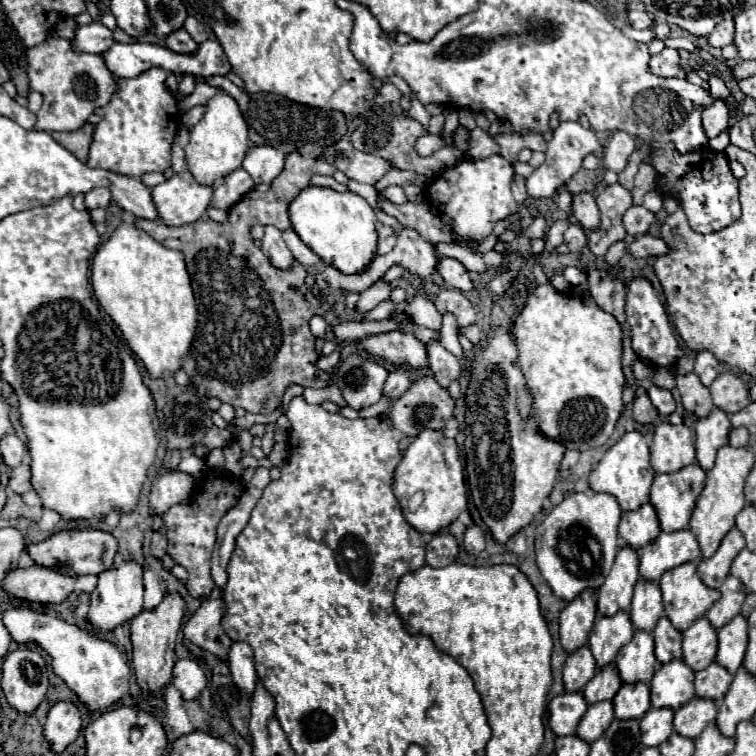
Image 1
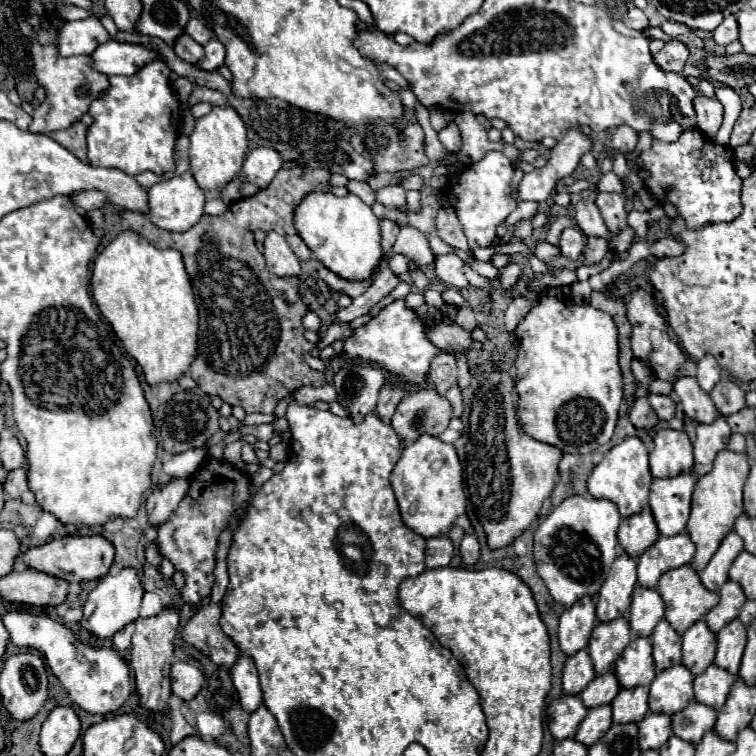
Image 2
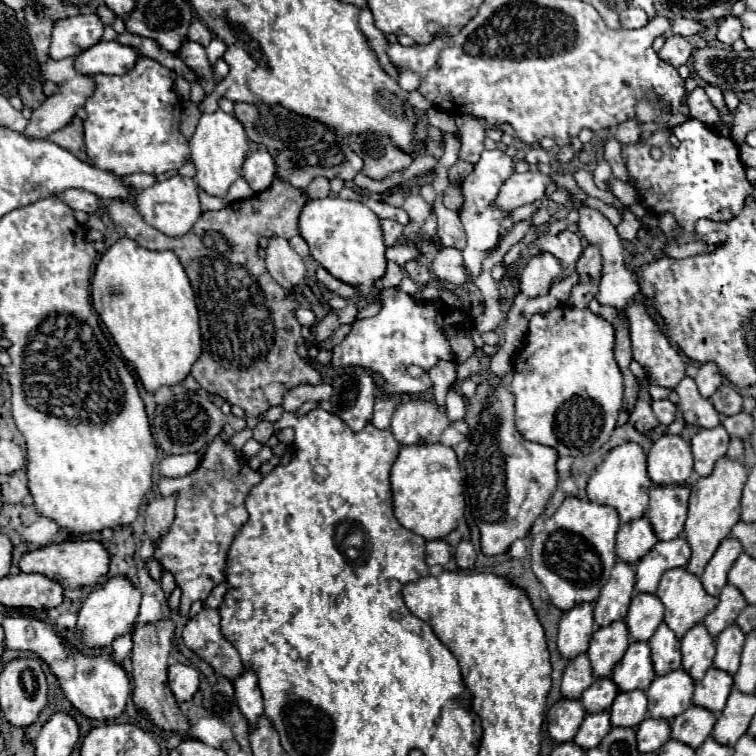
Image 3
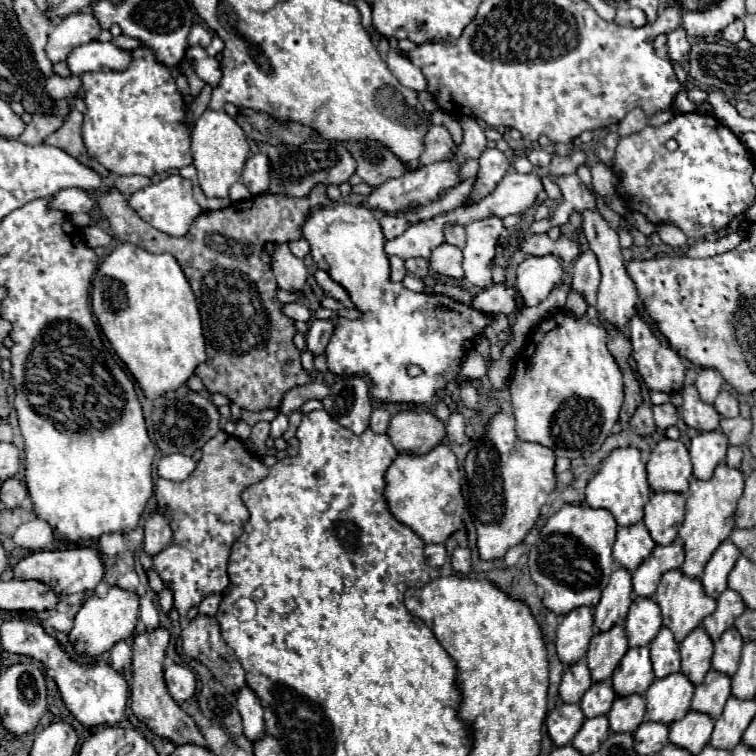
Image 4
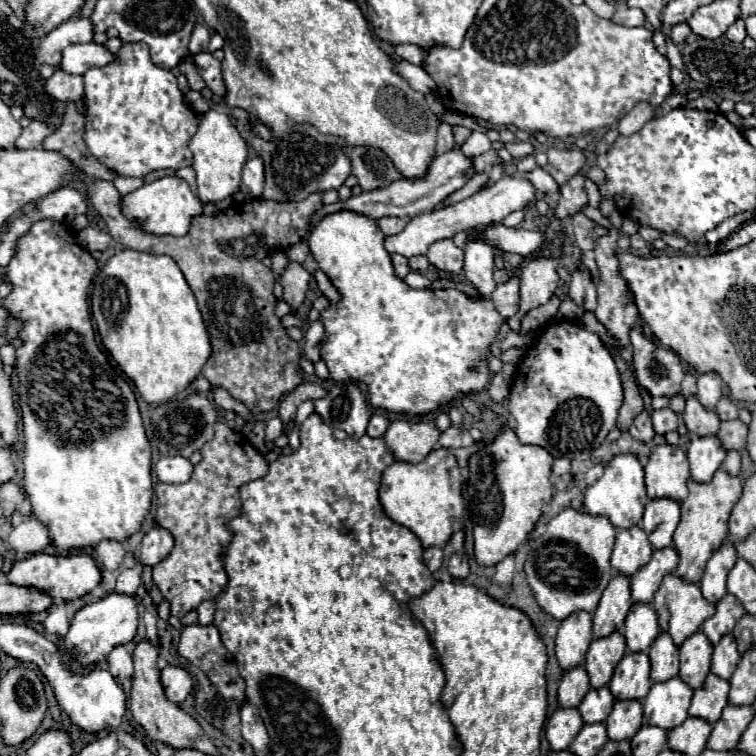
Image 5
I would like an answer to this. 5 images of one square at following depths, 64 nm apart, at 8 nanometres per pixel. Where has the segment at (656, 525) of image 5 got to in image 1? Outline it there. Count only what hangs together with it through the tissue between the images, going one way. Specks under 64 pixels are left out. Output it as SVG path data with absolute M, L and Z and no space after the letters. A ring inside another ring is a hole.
M698 464L686 466L678 472L672 472L672 474L654 476L652 492L650 492L650 504L654 506L654 510L658 514L662 532L676 532L676 530L688 526L690 516L692 516L692 508L696 504L696 496L704 488L704 476L706 476L706 472Z

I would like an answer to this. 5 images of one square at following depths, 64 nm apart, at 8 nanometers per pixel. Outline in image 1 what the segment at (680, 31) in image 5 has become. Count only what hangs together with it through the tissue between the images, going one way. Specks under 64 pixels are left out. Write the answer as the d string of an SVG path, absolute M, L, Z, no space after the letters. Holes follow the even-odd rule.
M664 48L660 54L654 54L650 58L650 68L658 76L686 78L686 72L682 70L680 62L682 62L682 58L680 58L680 52L676 48Z

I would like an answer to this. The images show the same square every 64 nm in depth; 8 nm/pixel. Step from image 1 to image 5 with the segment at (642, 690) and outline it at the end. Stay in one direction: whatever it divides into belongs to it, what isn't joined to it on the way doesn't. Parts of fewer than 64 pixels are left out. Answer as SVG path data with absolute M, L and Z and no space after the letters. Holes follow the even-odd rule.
M638 700L616 702L614 710L606 718L606 730L610 740L630 740L642 726L642 706Z

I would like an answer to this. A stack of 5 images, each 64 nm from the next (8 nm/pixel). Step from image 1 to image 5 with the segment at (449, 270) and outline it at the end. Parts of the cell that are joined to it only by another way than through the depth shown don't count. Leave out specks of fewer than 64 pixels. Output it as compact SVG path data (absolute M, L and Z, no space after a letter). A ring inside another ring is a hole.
M444 238L444 240L434 242L428 248L426 256L436 268L452 272L452 274L458 274L462 270L462 264L464 264L464 252L462 252L462 248L458 248L452 242L452 238Z

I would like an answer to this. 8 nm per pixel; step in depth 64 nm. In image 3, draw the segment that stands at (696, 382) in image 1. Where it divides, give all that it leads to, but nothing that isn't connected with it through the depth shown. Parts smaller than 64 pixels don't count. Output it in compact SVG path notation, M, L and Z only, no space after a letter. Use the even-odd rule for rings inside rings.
M684 378L678 384L676 392L680 396L680 408L686 424L692 424L698 428L714 428L716 424L720 424L720 414L716 412L710 400L700 396L696 382L692 378Z

